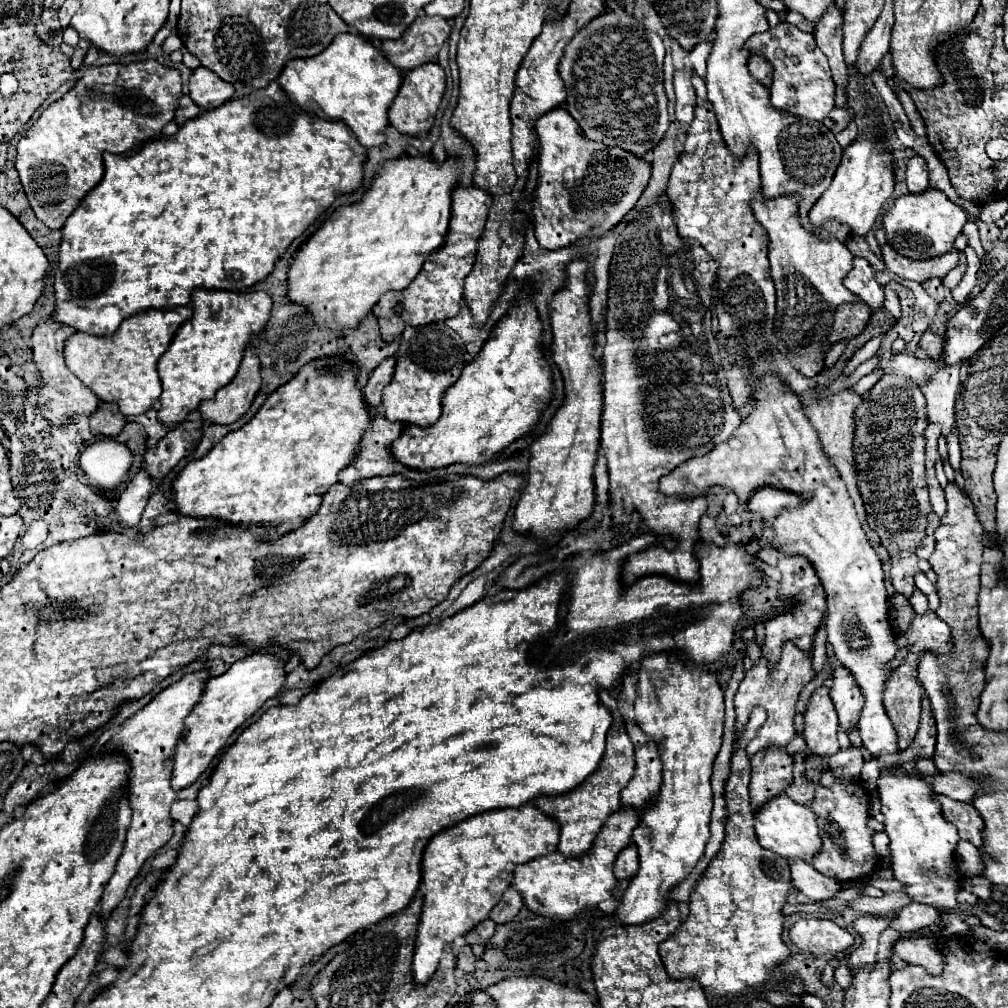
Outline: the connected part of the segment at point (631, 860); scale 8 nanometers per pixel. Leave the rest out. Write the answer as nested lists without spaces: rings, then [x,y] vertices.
[[[636,844],[626,846],[626,848],[618,854],[614,872],[616,872],[618,880],[632,878],[632,876],[638,872],[638,848],[636,848]]]

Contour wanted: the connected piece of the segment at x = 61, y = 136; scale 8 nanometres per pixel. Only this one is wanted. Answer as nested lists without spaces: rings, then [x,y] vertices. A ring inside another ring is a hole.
[[[142,60],[130,64],[104,64],[92,66],[60,100],[48,104],[36,122],[18,140],[18,154],[14,166],[28,196],[28,202],[38,220],[48,228],[62,228],[66,218],[74,212],[78,202],[92,190],[104,174],[102,154],[124,154],[142,142],[162,136],[162,128],[174,120],[178,100],[182,96],[182,76],[176,68],[164,66],[158,60]]]

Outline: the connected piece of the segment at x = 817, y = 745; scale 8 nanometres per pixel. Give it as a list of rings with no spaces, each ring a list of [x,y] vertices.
[[[820,686],[814,690],[804,714],[806,746],[814,754],[830,758],[836,752],[840,752],[836,732],[838,732],[838,716],[830,698],[830,690],[826,686]]]

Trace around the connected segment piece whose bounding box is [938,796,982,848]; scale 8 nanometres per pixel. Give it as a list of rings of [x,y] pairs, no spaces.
[[[938,796],[938,802],[942,804],[944,816],[956,826],[962,840],[972,842],[974,846],[982,846],[982,820],[978,812],[970,804],[960,804],[958,800],[952,800],[948,796]]]

